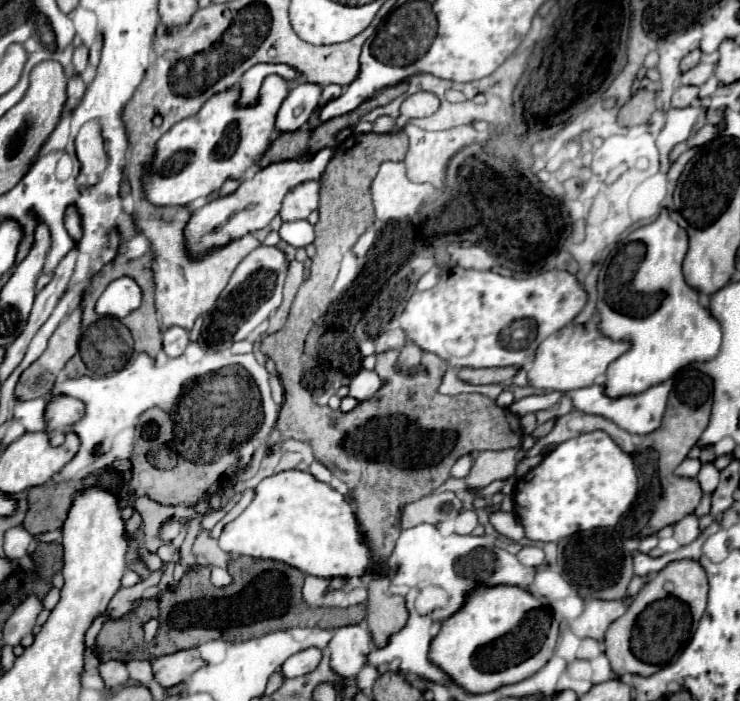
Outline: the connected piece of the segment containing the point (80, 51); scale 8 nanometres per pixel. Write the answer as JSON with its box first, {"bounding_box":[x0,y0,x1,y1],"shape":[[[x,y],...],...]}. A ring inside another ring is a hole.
{"bounding_box":[72,45,88,75],"shape":[[[84,45],[74,49],[74,57],[72,57],[72,65],[74,65],[74,75],[82,75],[86,65],[88,65],[88,49]]]}

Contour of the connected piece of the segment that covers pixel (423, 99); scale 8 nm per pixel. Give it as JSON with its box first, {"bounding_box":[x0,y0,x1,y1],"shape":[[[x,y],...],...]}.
{"bounding_box":[400,91,440,117],"shape":[[[418,91],[414,95],[410,95],[402,107],[400,107],[400,113],[404,117],[430,117],[432,113],[436,113],[440,107],[440,99],[434,95],[434,93],[428,93],[428,91]]]}

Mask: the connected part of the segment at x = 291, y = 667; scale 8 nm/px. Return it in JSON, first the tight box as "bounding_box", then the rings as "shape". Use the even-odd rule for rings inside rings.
{"bounding_box":[282,647,322,679],"shape":[[[310,647],[310,649],[304,649],[292,657],[288,657],[282,665],[282,675],[286,679],[292,679],[292,677],[300,677],[300,675],[306,675],[310,671],[316,669],[316,665],[320,663],[320,657],[322,657],[322,651],[316,649],[316,647]]]}

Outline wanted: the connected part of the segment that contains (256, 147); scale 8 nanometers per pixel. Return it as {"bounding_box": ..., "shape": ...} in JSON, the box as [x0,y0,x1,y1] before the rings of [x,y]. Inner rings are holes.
{"bounding_box":[144,75,290,205],"shape":[[[270,75],[260,87],[256,105],[240,107],[240,87],[230,87],[212,95],[194,117],[178,121],[156,145],[154,165],[144,183],[148,201],[154,205],[188,205],[198,197],[220,191],[228,179],[240,181],[272,145],[276,137],[276,115],[290,89],[290,81]]]}

